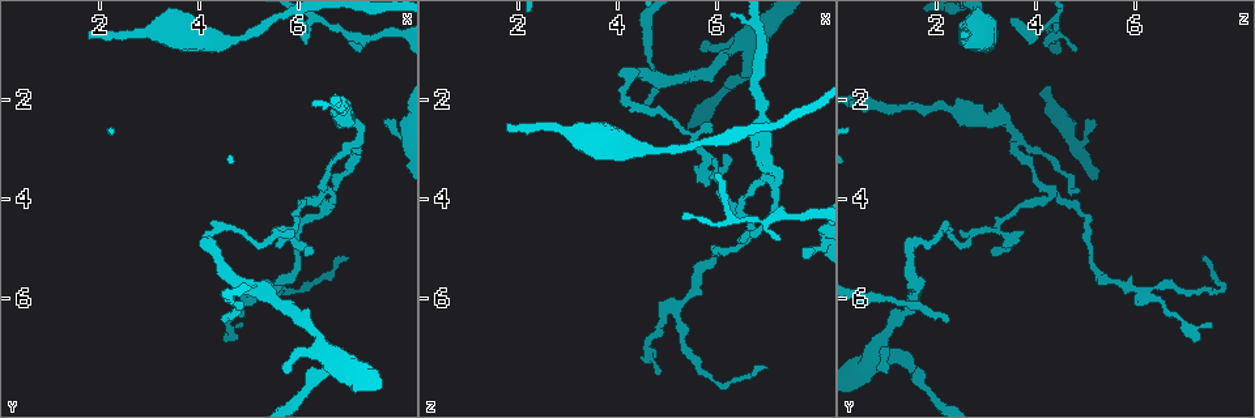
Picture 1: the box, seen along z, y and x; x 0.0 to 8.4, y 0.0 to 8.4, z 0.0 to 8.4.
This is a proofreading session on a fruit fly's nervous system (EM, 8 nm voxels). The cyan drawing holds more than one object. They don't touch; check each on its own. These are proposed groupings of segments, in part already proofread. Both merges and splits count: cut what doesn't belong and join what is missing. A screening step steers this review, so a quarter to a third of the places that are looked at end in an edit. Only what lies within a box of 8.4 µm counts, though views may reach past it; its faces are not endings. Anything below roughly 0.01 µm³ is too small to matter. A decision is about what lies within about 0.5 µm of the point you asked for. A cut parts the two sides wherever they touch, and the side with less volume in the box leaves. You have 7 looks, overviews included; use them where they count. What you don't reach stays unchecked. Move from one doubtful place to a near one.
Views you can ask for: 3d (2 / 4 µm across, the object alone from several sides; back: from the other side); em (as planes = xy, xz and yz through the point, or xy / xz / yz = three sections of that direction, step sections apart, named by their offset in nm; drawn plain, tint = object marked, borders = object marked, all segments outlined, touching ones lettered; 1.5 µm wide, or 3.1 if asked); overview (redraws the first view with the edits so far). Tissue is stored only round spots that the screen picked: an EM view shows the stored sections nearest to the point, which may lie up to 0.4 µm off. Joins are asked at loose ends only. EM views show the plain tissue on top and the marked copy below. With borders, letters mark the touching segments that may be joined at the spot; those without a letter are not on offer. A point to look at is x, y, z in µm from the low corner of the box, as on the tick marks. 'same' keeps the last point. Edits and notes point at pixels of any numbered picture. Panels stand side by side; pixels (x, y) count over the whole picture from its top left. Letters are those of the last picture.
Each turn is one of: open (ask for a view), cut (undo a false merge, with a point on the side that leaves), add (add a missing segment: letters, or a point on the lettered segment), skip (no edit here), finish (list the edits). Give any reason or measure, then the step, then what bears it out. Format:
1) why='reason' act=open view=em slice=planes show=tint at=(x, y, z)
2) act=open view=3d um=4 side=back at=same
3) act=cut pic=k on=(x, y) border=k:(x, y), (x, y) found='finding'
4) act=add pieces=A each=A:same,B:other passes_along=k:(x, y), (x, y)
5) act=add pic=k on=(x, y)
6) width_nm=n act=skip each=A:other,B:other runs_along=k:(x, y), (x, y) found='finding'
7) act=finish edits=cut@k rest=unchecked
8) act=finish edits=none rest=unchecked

why='an open end' act=open view=em slice=planes show=borders at=(1.85, 0.65, 2.45)

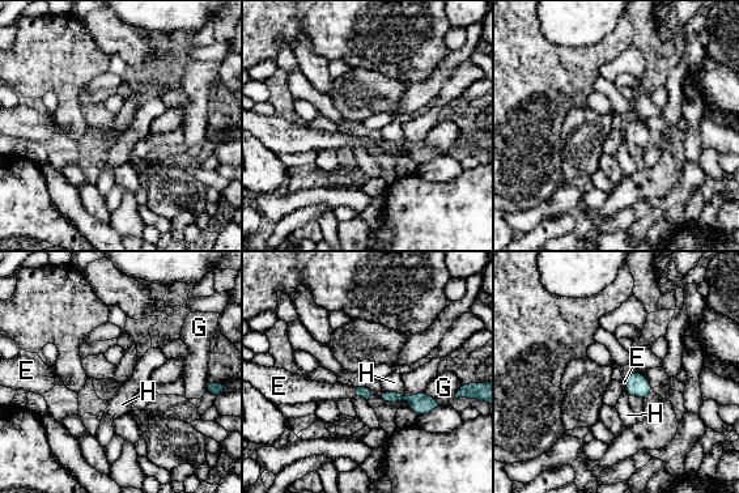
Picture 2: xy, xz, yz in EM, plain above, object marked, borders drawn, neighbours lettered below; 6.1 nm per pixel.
act=add pieces=E each=E:same,G:other,H:other passes_along=2:(364, 392), (356, 392), (315, 391) found='it goes on there'

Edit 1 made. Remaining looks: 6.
why='thin end' act=open view=3d um=4 at=(7.25, 1.00, 4.85)

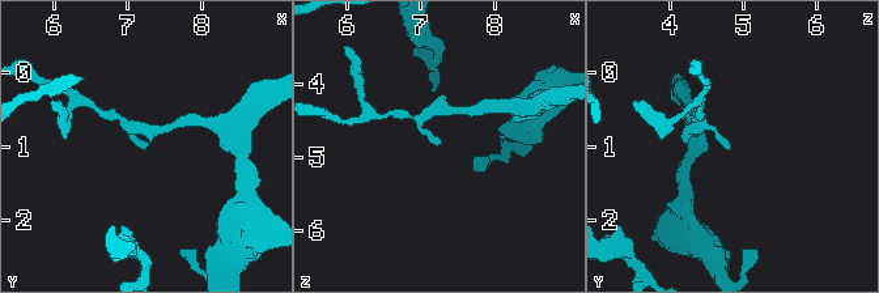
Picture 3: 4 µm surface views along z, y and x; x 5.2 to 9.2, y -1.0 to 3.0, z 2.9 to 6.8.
act=open view=em slice=planes show=borders at=(7.30, 1.00, 4.80)

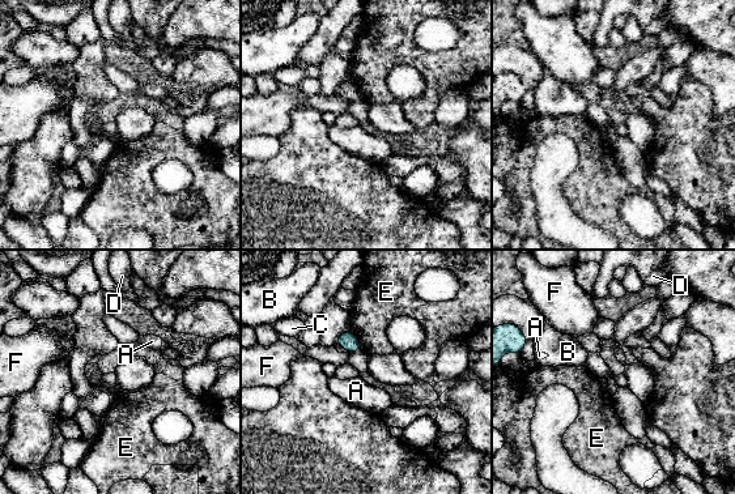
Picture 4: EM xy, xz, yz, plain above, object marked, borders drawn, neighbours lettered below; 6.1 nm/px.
act=skip each=A:other,B:other,C:other,D:other,E:other,F:other found='no lettered segment goes on from it'

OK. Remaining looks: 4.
act=finish edits=add@2 rest=unchecked

